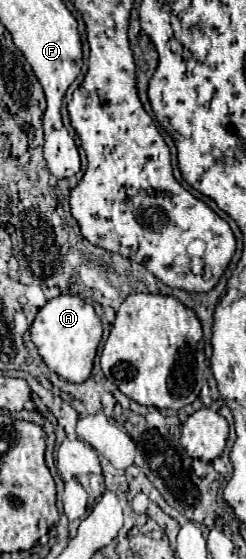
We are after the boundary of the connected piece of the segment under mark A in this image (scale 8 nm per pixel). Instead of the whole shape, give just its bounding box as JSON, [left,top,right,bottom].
[30,295,102,383]

